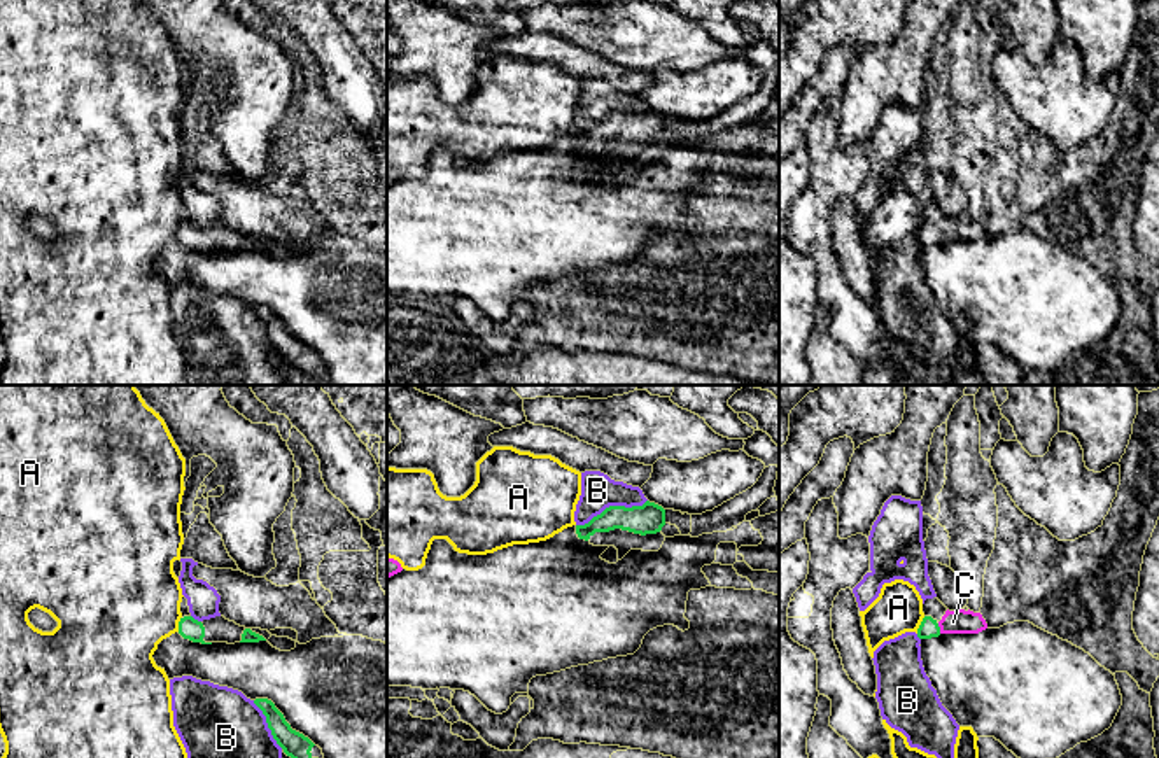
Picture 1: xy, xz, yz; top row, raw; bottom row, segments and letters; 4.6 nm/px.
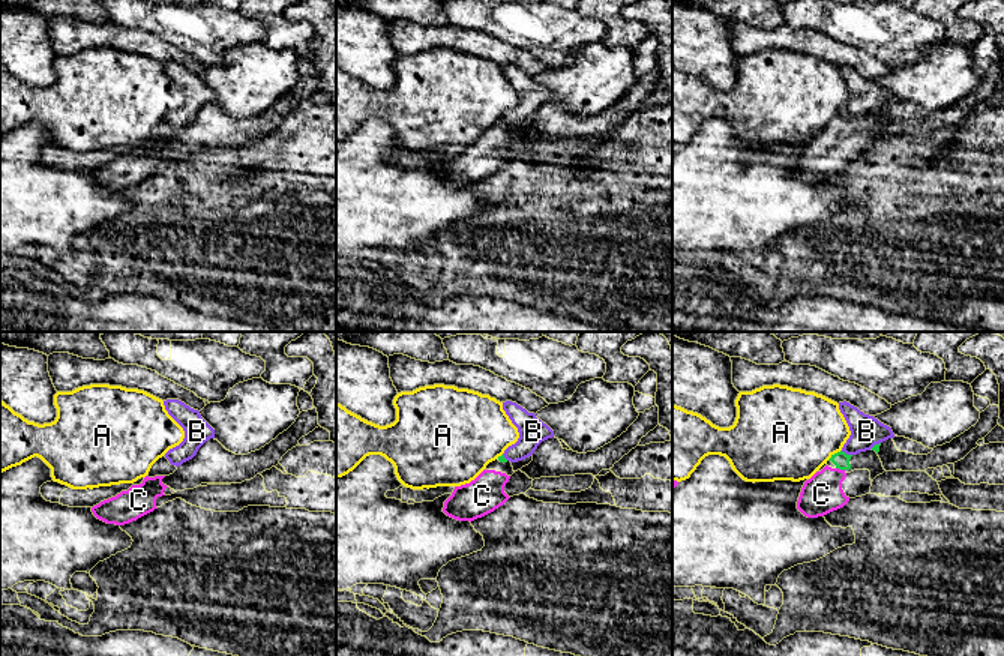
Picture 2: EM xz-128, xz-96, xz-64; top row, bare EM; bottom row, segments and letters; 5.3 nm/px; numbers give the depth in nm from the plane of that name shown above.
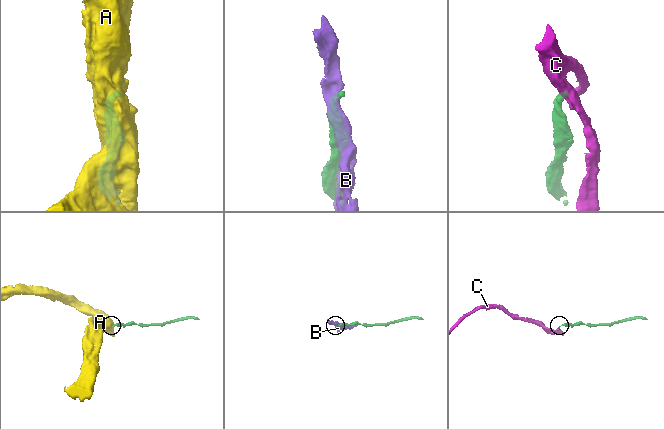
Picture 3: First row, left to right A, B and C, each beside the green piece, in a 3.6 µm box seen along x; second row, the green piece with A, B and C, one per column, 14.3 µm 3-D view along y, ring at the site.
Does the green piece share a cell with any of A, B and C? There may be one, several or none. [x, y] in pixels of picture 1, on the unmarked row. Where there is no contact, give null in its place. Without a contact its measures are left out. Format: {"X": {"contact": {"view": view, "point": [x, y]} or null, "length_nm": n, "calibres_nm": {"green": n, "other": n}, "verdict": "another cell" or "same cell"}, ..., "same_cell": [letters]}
{"A": {"contact": {"view": "yz", "point": [920, 233]}, "length_nm": 90, "calibres_nm": {"green": 90, "other": 220}, "verdict": "another cell"}, "B": {"contact": {"view": "xz", "point": [611, 114]}, "length_nm": 340, "calibres_nm": {"green": 140, "other": 160}, "verdict": "another cell"}, "C": {"contact": {"view": "yz", "point": [939, 237]}, "length_nm": 50, "calibres_nm": {"green": 90, "other": 110}, "verdict": "same cell"}, "same_cell": ["C"]}

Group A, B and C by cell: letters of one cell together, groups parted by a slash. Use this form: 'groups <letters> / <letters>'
groups A / B / C

